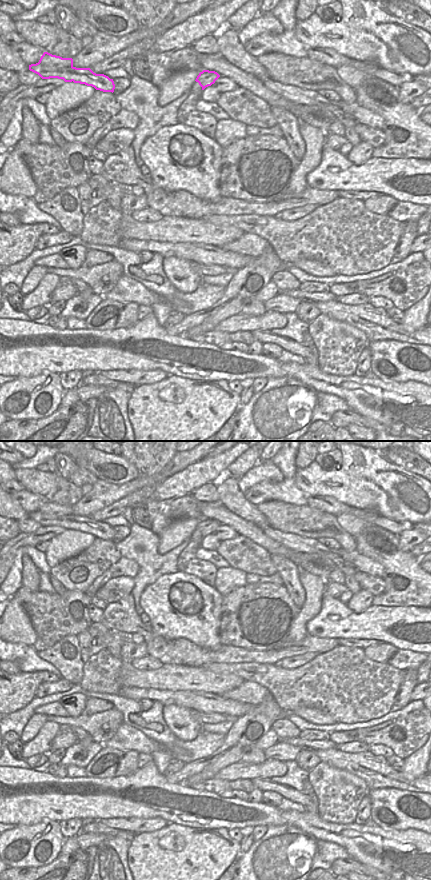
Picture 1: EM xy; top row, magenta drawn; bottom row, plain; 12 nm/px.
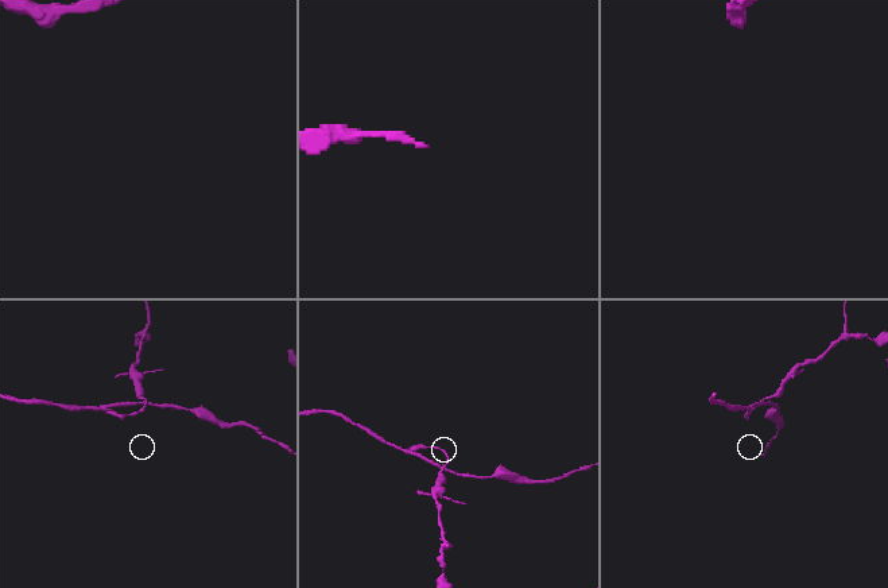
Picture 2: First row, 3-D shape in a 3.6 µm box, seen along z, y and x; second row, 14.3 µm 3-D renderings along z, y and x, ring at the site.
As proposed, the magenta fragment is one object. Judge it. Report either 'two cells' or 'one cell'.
two cells

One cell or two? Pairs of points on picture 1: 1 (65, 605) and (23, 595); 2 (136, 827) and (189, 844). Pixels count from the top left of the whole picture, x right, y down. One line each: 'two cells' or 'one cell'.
1: one cell
2: two cells

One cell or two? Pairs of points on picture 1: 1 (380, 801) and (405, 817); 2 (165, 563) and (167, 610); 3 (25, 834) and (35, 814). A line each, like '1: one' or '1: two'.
1: one
2: two
3: two

